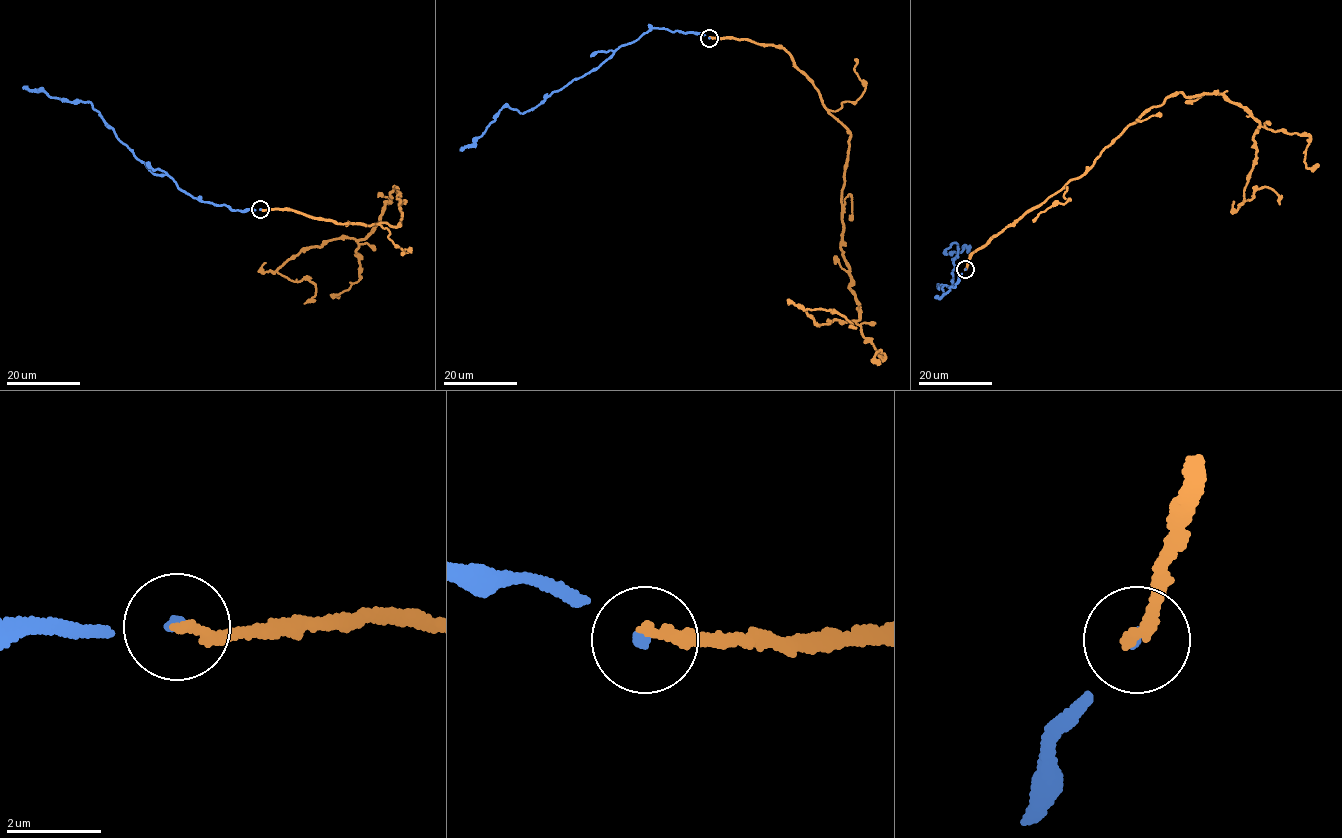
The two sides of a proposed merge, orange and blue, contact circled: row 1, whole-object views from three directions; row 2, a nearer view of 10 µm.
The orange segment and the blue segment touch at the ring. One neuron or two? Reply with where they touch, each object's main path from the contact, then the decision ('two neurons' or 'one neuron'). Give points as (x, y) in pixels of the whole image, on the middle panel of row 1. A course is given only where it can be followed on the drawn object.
place (709, 38); course orange (709, 37), (785, 48), (848, 129), (841, 248), (859, 317), (817, 324), (804, 310), (842, 315), (849, 327); course blue (709, 38), (653, 27), (525, 113), (504, 106), (473, 143), (460, 150); two neurons

